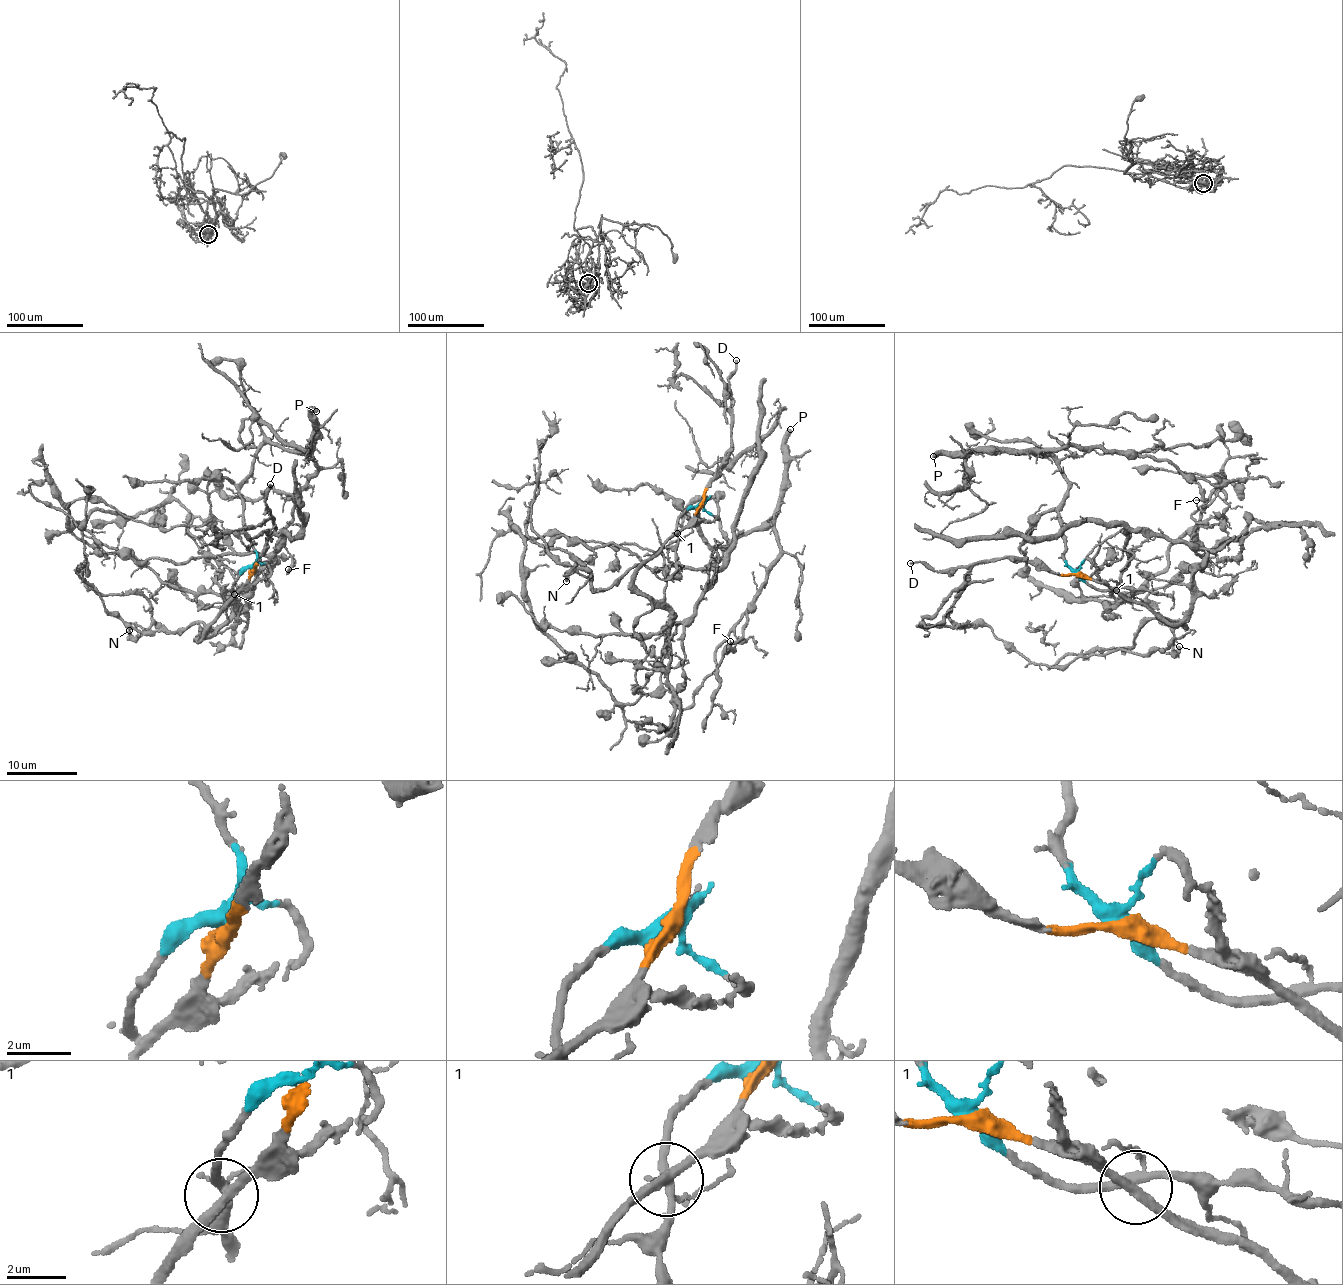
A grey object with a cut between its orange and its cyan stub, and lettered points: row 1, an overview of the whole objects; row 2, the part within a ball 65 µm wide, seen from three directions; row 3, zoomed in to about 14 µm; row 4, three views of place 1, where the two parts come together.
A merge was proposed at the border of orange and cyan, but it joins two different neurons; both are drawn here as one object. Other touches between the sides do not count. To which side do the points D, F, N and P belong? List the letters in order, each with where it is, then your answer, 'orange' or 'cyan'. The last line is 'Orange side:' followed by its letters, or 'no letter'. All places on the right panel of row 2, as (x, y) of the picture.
D: (910, 563) | orange
F: (1196, 500) | cyan
N: (1179, 646) | orange
P: (933, 456) | cyan
Orange side: D, N

